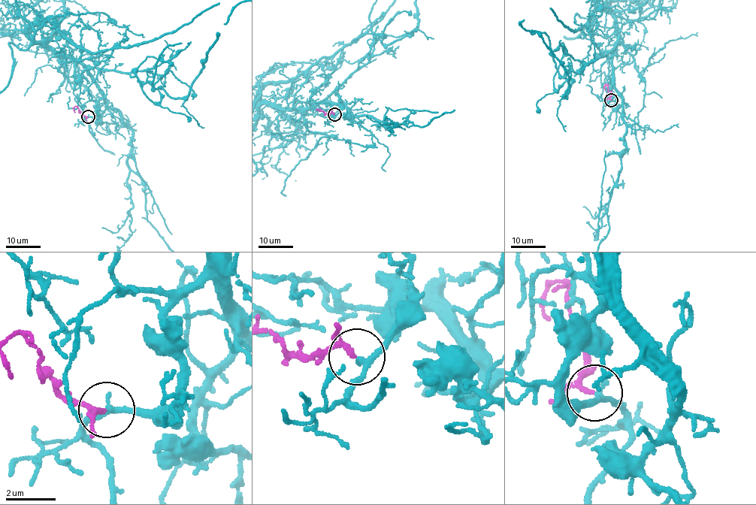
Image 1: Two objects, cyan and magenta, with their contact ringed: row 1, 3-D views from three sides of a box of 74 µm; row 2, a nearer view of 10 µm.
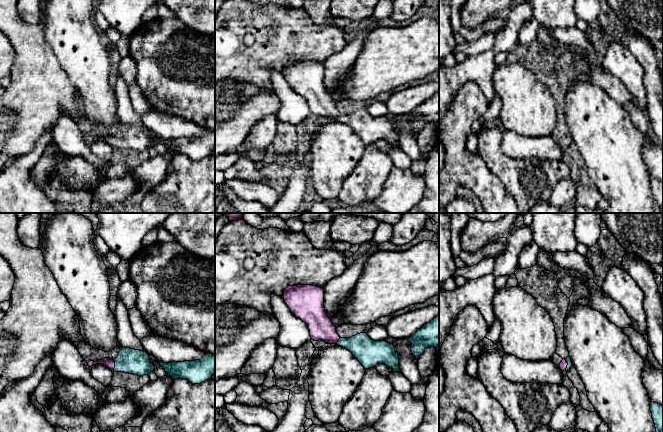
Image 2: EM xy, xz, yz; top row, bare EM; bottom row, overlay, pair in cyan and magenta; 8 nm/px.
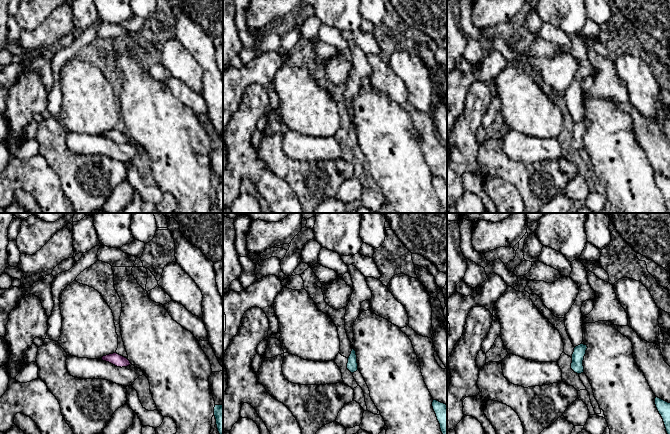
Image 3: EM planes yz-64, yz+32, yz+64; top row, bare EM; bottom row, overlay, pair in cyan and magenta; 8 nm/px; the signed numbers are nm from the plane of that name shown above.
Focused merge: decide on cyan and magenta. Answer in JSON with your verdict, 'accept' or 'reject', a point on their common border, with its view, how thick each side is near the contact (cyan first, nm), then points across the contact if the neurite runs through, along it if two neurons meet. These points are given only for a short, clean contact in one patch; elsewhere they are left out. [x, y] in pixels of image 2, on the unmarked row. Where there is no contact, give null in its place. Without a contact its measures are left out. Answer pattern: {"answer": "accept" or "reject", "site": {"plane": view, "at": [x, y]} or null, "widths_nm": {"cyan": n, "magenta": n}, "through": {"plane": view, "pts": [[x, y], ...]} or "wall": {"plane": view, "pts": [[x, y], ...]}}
{"answer": "accept", "site": {"plane": "xy", "at": [115, 141]}, "widths_nm": {"cyan": 200, "magenta": 70}, "through": {"plane": "xy", "pts": [[131, 137], [115, 141], [109, 139]]}}

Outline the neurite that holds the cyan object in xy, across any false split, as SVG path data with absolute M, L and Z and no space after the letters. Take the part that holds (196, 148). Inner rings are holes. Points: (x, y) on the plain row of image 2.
M206 130L201 136L163 139L159 137L174 156L185 155L192 160L200 160L211 155L215 149L215 131Z

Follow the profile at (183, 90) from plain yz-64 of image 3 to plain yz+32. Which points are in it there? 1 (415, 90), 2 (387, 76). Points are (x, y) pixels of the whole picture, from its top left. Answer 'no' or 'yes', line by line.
1: no
2: yes

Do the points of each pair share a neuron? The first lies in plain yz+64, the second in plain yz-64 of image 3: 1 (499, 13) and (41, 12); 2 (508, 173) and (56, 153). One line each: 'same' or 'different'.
1: same
2: same

